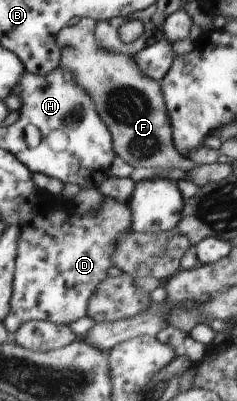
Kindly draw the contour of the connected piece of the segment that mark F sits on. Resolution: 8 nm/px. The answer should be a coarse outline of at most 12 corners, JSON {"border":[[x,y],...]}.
{"border":[[94,18],[58,32],[59,65],[92,97],[117,157],[192,171],[161,82],[102,49]]}

